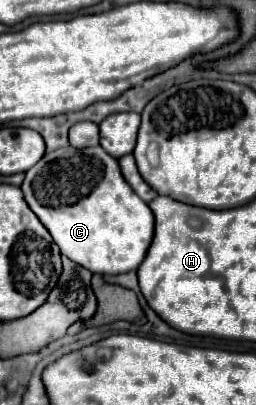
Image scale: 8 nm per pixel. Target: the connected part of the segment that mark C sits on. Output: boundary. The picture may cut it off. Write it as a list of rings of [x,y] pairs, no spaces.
[[[72,146],[48,152],[26,172],[24,200],[60,246],[62,256],[94,274],[126,274],[138,270],[152,236],[154,214],[146,202],[128,188],[118,160],[102,146],[76,150]]]

